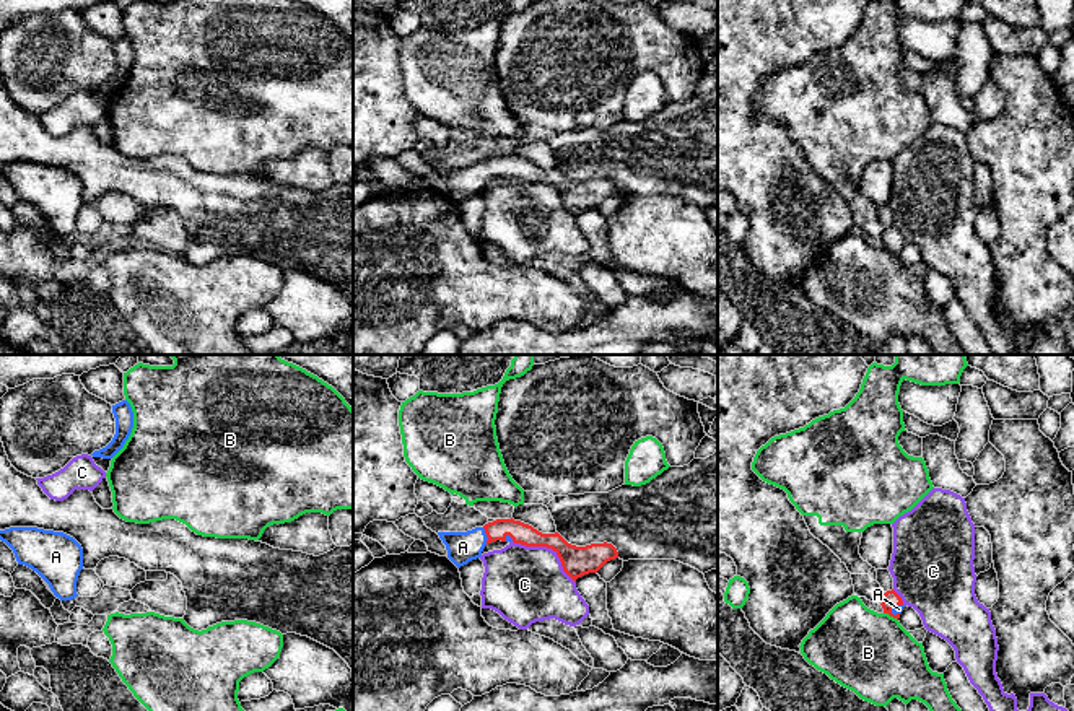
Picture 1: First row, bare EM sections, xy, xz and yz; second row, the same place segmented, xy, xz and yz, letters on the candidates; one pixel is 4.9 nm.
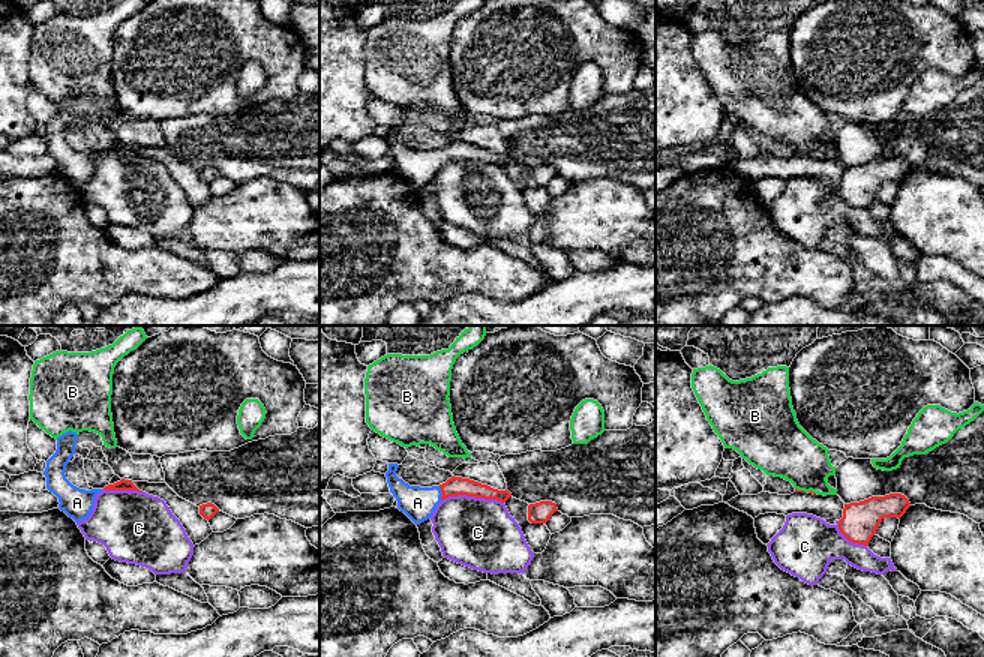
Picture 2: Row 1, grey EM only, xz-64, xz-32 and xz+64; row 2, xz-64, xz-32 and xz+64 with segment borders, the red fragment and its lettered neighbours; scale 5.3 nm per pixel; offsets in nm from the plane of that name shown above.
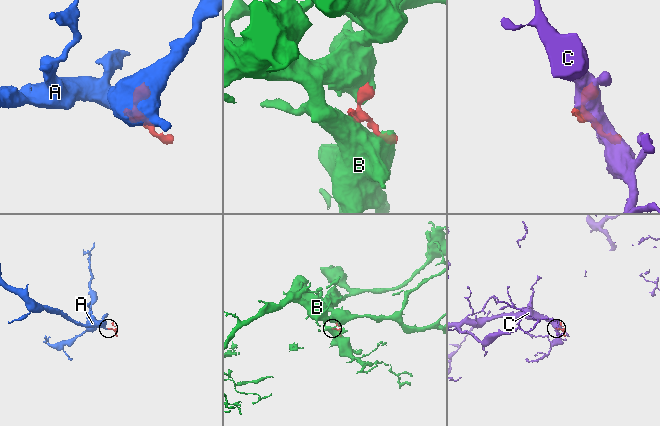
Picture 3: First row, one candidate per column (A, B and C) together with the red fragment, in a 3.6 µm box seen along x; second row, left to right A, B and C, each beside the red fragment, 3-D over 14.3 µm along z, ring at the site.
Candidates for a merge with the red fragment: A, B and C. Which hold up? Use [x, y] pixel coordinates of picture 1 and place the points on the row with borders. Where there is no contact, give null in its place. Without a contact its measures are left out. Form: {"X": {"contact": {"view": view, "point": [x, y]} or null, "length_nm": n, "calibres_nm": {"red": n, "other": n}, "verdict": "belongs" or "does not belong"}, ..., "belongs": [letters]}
{"A": {"contact": {"view": "xz", "point": [487, 536]}, "length_nm": 90, "calibres_nm": {"red": 110, "other": 160}, "verdict": "belongs"}, "B": {"contact": {"view": "yz", "point": [890, 615]}, "length_nm": 80, "calibres_nm": {"red": 80, "other": 400}, "verdict": "does not belong"}, "C": {"contact": {"view": "xz", "point": [549, 547]}, "length_nm": 380, "calibres_nm": {"red": 150, "other": 380}, "verdict": "does not belong"}, "belongs": ["A"]}

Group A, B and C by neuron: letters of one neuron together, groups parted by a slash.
A / B / C

